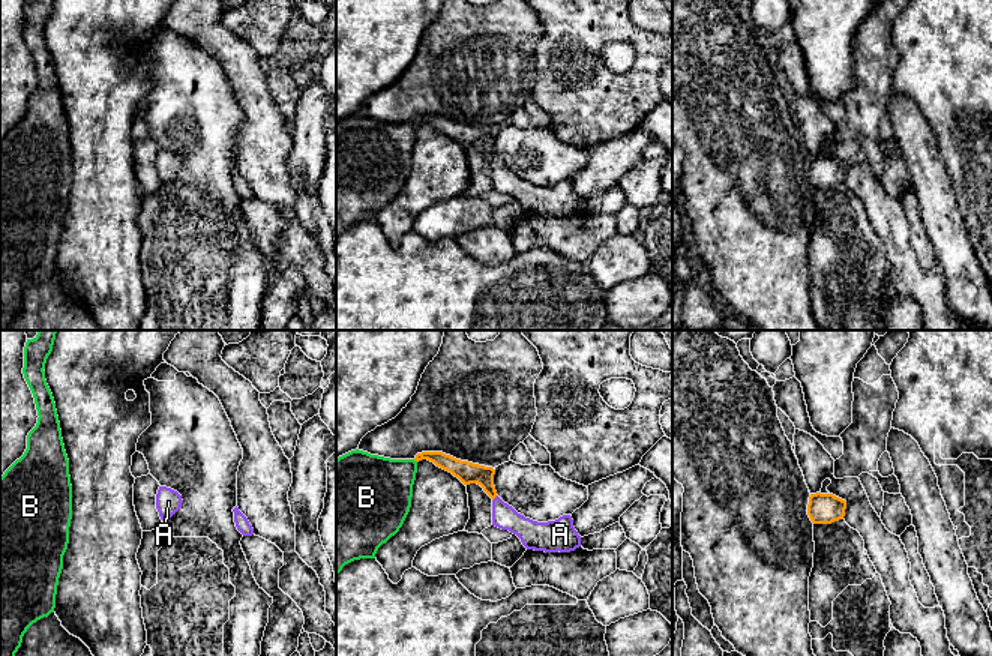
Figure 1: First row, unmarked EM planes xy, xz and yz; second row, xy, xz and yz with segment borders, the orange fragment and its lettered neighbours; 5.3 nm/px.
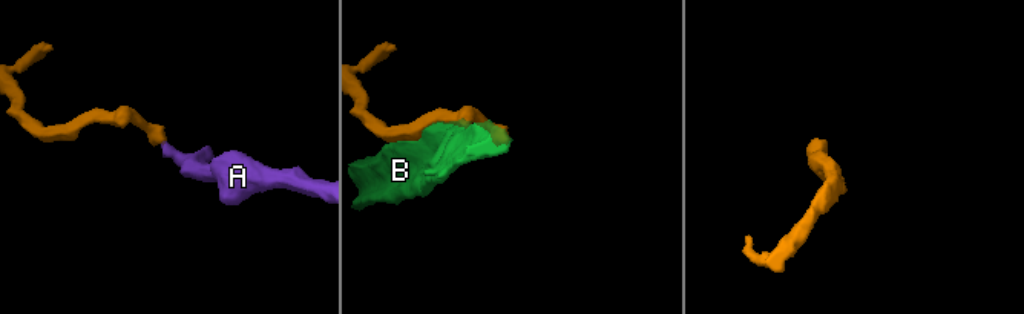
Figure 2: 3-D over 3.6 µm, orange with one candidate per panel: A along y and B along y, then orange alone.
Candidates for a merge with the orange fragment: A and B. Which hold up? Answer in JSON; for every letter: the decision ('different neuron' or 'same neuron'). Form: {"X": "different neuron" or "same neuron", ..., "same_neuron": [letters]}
{"A": "same neuron", "B": "different neuron", "same_neuron": ["A"]}

